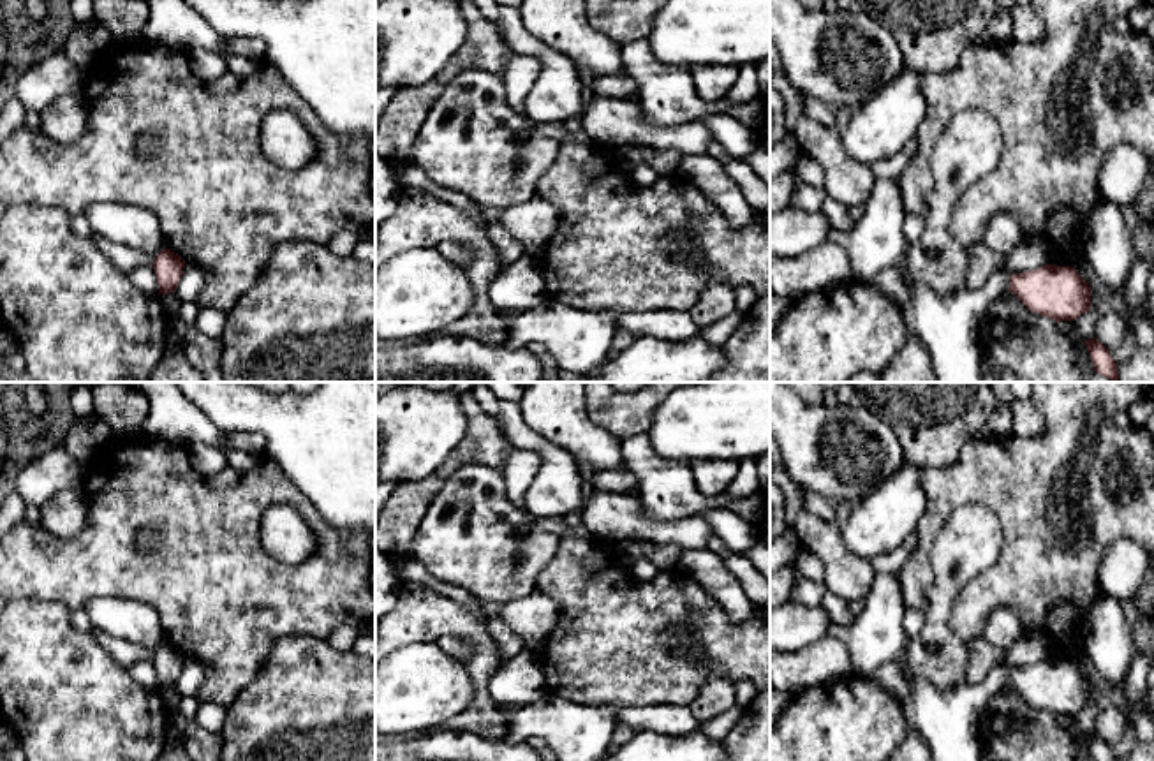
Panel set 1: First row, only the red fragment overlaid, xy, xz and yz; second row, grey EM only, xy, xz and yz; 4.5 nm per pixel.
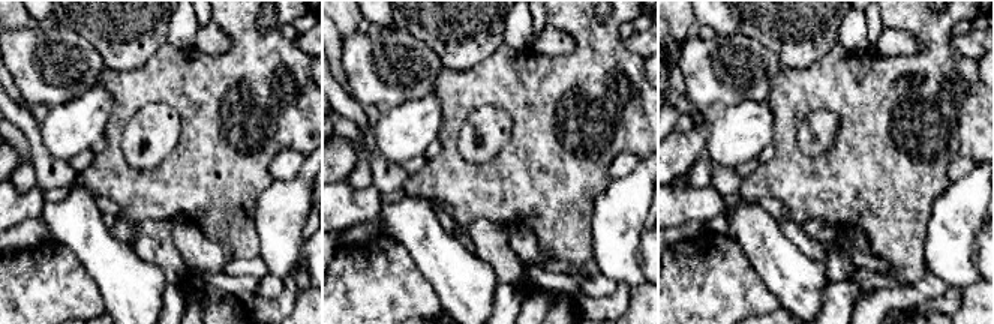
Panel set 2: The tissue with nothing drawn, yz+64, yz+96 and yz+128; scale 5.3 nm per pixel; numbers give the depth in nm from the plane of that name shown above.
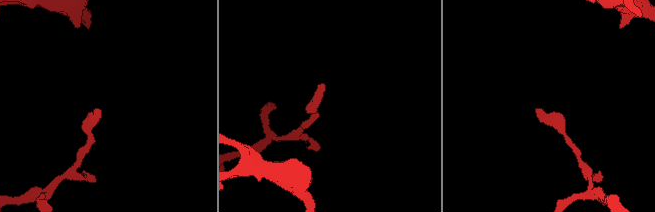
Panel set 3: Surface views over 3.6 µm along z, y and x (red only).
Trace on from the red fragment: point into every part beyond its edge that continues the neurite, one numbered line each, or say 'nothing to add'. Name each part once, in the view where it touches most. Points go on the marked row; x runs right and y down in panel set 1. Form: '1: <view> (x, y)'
nothing to add

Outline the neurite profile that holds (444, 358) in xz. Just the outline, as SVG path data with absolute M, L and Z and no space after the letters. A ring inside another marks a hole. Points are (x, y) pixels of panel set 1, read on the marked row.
M435 335L389 351L375 349L375 382L541 382L539 356L470 336Z

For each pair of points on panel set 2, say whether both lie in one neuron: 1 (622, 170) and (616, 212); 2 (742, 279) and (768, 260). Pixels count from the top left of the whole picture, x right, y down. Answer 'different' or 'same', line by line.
1: different
2: different

